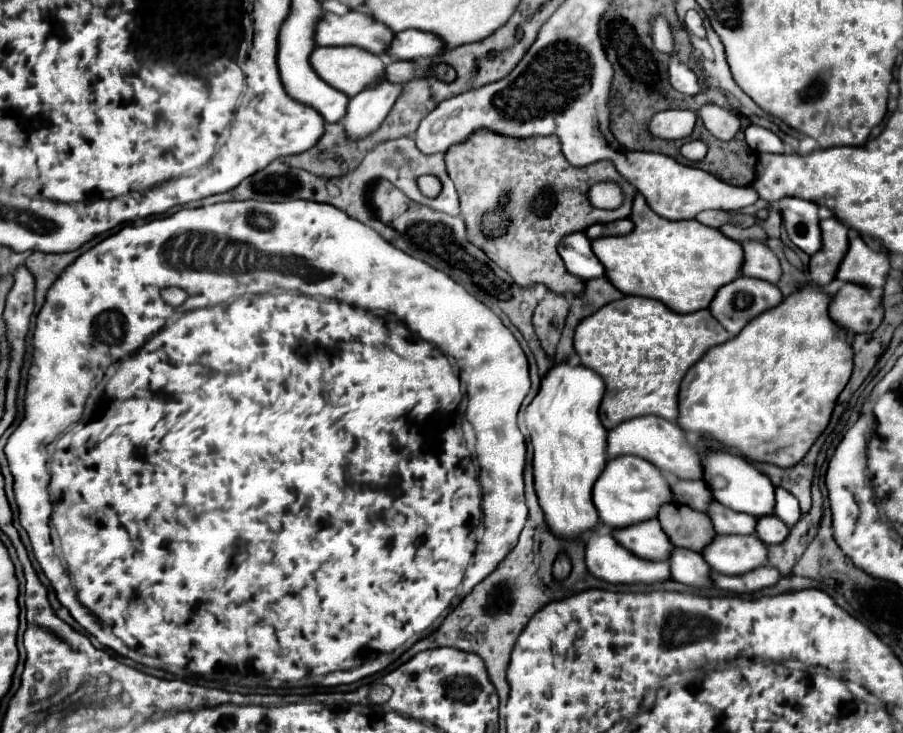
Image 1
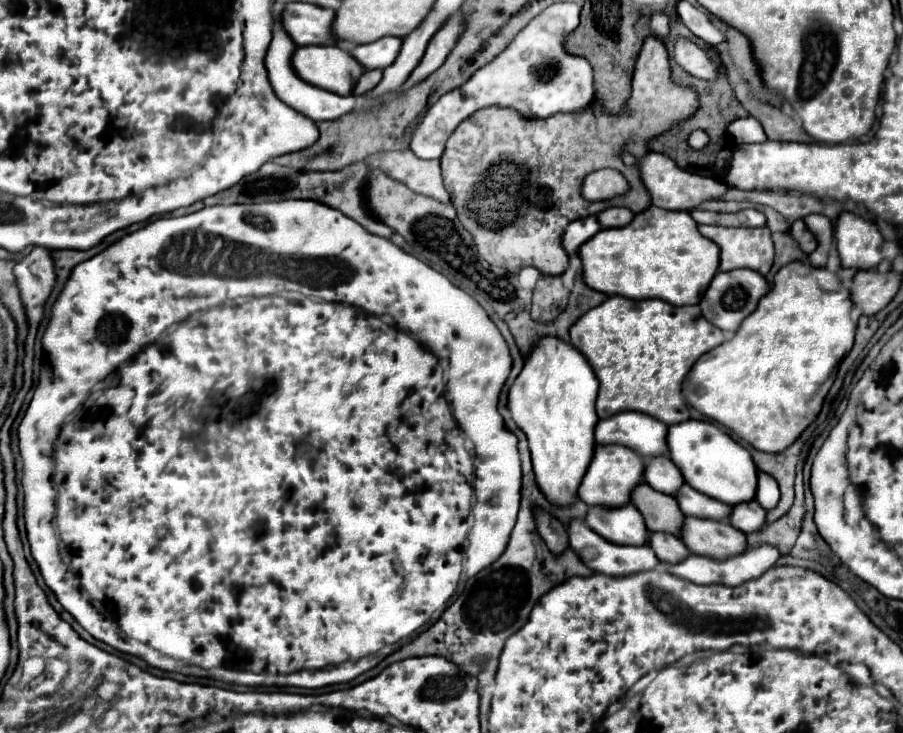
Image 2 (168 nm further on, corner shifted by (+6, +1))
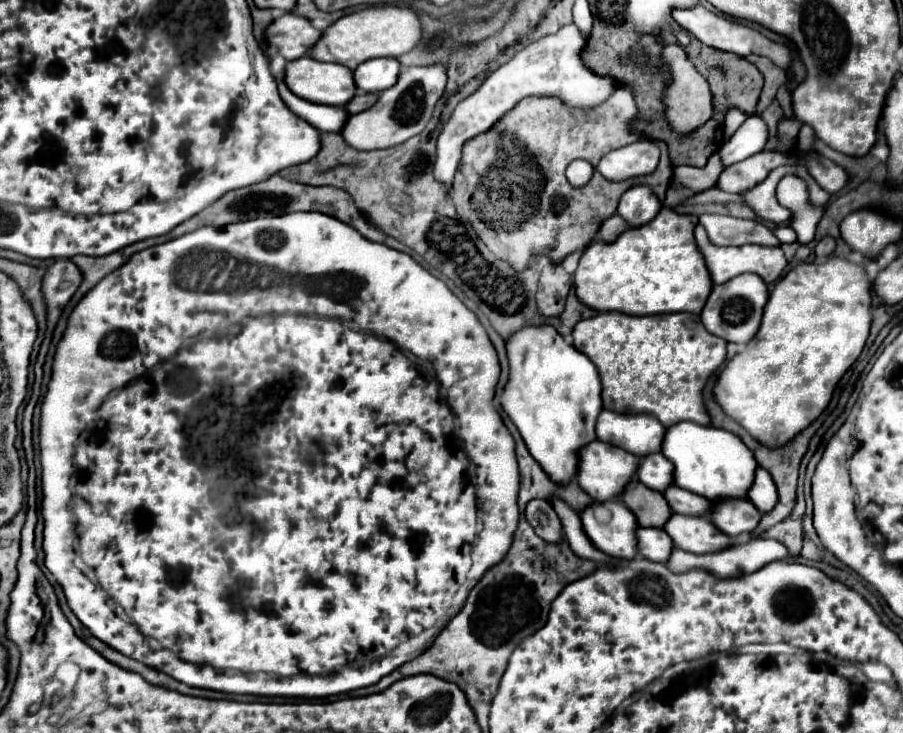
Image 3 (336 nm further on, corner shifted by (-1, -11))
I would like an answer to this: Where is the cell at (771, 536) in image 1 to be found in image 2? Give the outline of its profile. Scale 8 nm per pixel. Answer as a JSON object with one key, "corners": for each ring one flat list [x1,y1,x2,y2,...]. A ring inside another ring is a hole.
{"corners":[[756,500,738,504,738,506,734,506,734,510,730,514,730,524,734,528,742,530,744,534,756,532,756,530,760,530,760,526,766,526,766,510]]}

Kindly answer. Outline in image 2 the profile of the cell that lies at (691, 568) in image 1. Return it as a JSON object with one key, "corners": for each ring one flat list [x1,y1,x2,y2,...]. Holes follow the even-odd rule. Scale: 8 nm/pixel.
{"corners":[[650,534,648,544,662,562,682,562,688,556,684,542,672,534]]}

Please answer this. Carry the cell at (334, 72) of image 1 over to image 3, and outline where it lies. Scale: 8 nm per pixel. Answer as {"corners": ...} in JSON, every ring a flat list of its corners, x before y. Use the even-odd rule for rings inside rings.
{"corners":[[303,56,299,60,287,62,285,68,285,84,287,88,307,100,307,102,315,102,315,104,327,104,327,106,345,106,357,92,355,82,353,82,353,72,347,70,341,64,327,64,327,62,317,62,311,56]]}

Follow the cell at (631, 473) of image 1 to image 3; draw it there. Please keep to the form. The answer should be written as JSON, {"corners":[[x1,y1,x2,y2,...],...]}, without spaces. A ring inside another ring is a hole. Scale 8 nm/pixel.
{"corners":[[593,440,587,446,583,446,583,450,579,450,577,482,593,500,611,500,623,492,625,484,633,478,637,464,637,456,627,454,627,450,619,450,617,446,611,446,607,442]]}

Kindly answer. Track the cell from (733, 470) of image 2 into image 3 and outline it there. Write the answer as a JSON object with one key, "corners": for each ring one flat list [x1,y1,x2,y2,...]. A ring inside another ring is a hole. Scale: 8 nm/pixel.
{"corners":[[679,422,665,430,661,452,673,464,673,482,711,502,727,496,743,498,755,478,757,462,751,450,741,442,739,436,721,428,699,426,695,422]]}

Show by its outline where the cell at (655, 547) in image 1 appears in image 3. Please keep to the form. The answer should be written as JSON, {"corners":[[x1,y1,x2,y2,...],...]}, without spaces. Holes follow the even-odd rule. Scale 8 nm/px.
{"corners":[[601,502,609,512,611,520,607,524,599,522,595,518,593,506,587,506,581,510,581,522,583,530,589,536,591,544,597,546,603,554,615,558,615,560,631,560,637,554,637,538,635,538,635,516,619,502]]}

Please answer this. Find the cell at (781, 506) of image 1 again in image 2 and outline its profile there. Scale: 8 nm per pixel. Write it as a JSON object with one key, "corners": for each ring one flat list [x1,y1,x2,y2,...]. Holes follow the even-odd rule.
{"corners":[[758,472,756,500,764,506,764,510,772,510,772,506,780,502,780,490,776,490,776,480,764,472]]}

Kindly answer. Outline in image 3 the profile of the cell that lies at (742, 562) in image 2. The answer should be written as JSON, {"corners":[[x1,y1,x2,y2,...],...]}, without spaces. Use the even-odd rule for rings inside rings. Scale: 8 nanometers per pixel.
{"corners":[[751,538,747,544,733,544,721,552,711,552,711,554,691,554,681,548,675,548,671,552,671,560,667,564,673,572,687,572,693,568,703,568,703,570,713,572,719,578,737,578,739,574,751,574,773,560,783,560,785,556,787,556,787,548,781,542,771,540,771,538,769,540,767,538]]}

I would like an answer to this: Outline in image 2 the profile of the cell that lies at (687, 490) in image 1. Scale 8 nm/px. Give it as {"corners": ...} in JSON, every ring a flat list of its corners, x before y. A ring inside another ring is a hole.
{"corners":[[668,456,652,458,652,462,646,466,644,480,654,490,660,490,662,494,672,494,672,496,684,484,684,476,680,474,680,468]]}

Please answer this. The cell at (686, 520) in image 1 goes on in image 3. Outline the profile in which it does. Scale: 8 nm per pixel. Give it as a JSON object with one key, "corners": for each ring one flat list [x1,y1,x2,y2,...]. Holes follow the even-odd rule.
{"corners":[[631,480,627,490,619,496,619,500,635,514,639,526,647,528,663,528,671,516,671,508,663,494,643,486,639,480]]}

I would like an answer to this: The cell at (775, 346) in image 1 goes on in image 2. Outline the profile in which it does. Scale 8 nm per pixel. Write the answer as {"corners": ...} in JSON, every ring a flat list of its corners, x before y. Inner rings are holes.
{"corners":[[790,262,778,270,774,286,760,300,758,308,742,322,732,340,702,354,682,384,686,402,714,420,730,428,738,438,760,452,778,454,792,446,800,434,816,420,824,398,836,380,840,360,854,344,854,322,850,318,852,302,840,278,824,268,812,268]]}

